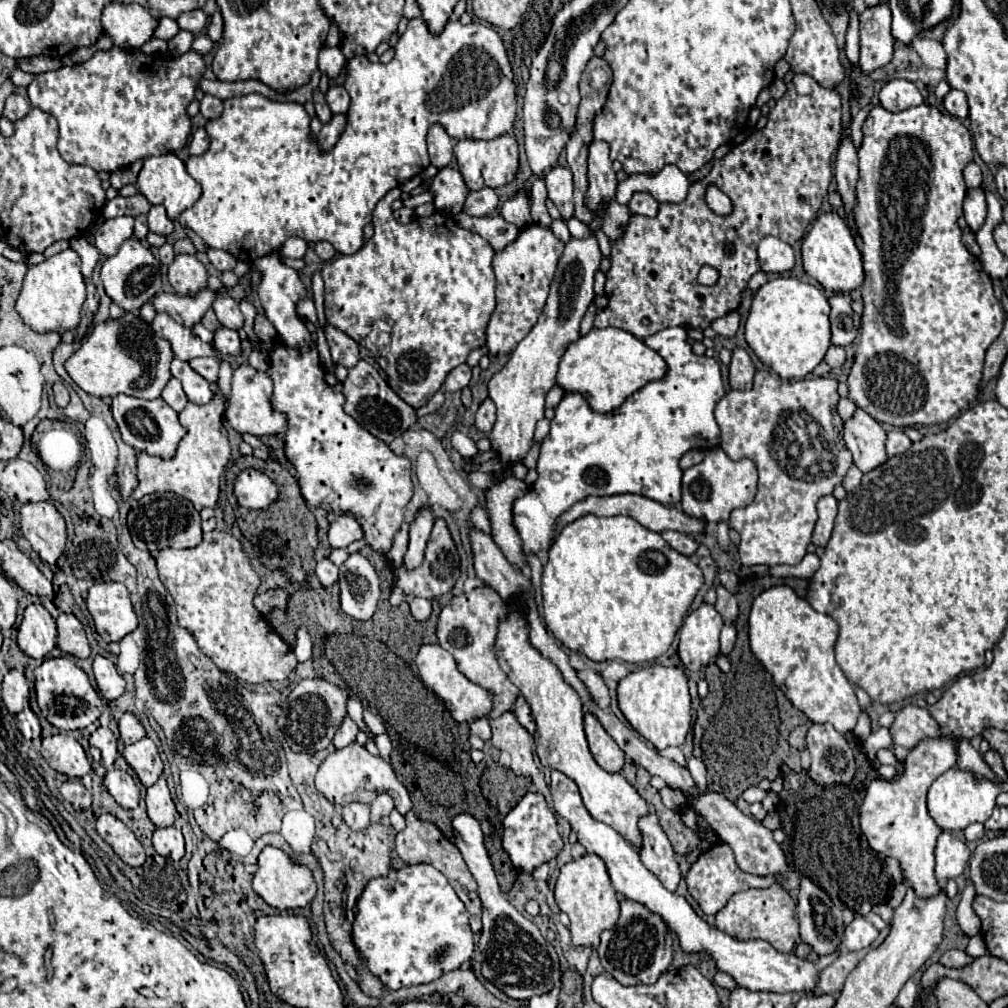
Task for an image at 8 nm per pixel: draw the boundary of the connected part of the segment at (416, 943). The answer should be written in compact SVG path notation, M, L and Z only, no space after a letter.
M428 863L404 865L386 877L374 877L358 899L352 939L364 965L388 989L422 985L458 969L474 951L468 911L448 879Z

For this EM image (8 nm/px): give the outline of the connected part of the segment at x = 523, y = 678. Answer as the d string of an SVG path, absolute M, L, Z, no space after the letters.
M518 597L506 603L506 615L498 623L496 657L500 667L506 671L510 681L520 689L520 693L524 695L524 699L532 709L532 715L536 719L536 733L538 733L536 751L538 751L540 763L548 769L558 769L570 779L574 779L590 815L596 821L602 821L614 827L634 847L640 847L640 831L636 823L642 815L648 813L648 805L620 773L608 773L594 761L582 727L584 723L582 699L562 679L562 673L558 671L558 667L550 659L542 657L536 647L532 647L528 639L524 597Z

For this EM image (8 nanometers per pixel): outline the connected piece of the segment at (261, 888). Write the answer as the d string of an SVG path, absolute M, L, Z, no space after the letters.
M270 845L264 847L262 853L258 855L258 871L254 873L252 887L270 907L280 909L280 911L306 907L316 895L316 883L314 883L312 873L304 865L290 861L280 849L270 847Z

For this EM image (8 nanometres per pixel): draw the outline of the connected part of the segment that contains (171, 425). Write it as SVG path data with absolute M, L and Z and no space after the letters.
M116 395L112 399L110 409L112 409L114 421L118 423L124 443L134 447L136 451L144 451L158 457L172 457L176 451L176 445L186 435L184 427L178 423L178 413L172 411L160 397L154 401L146 401L130 395Z

